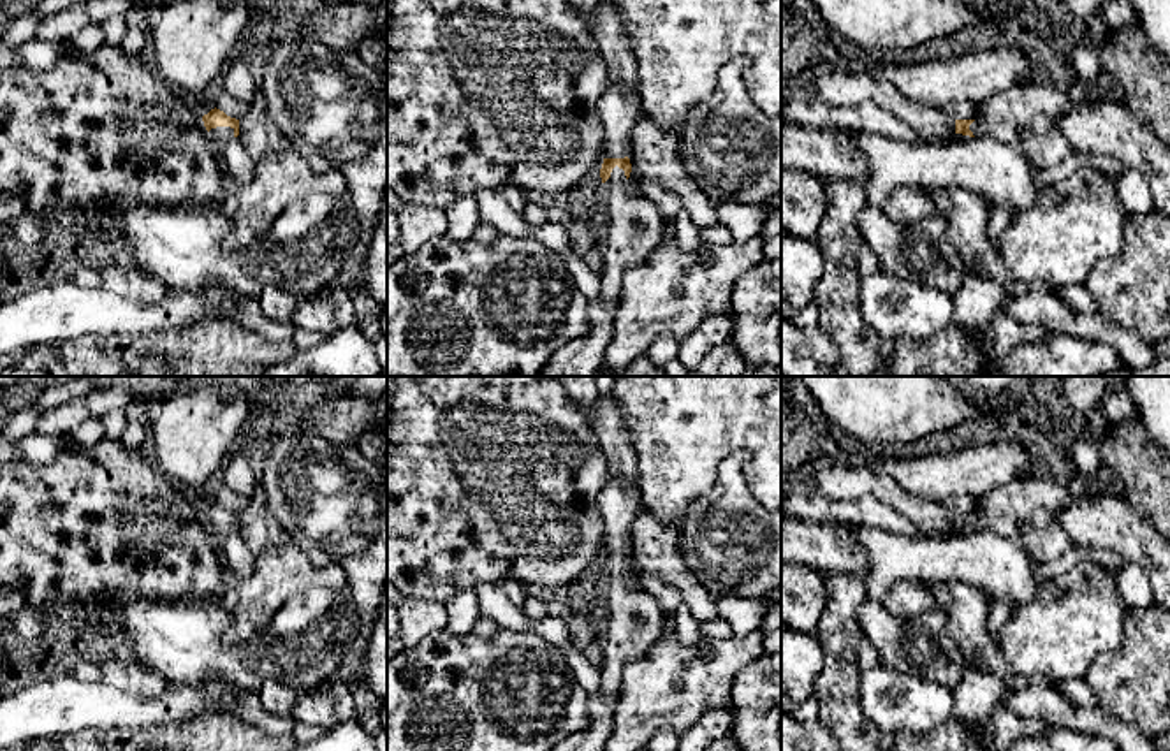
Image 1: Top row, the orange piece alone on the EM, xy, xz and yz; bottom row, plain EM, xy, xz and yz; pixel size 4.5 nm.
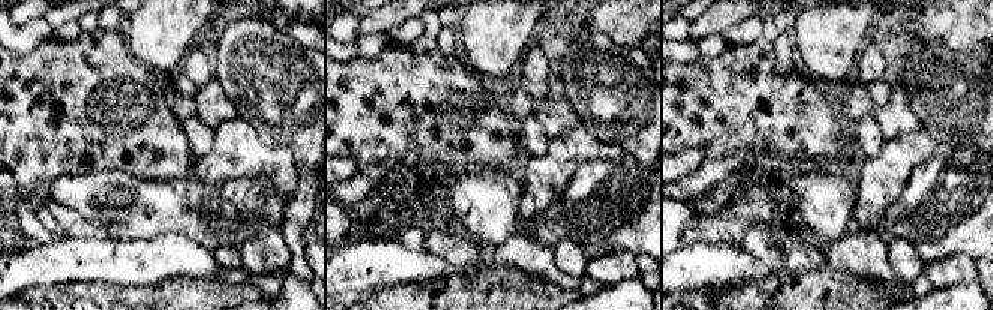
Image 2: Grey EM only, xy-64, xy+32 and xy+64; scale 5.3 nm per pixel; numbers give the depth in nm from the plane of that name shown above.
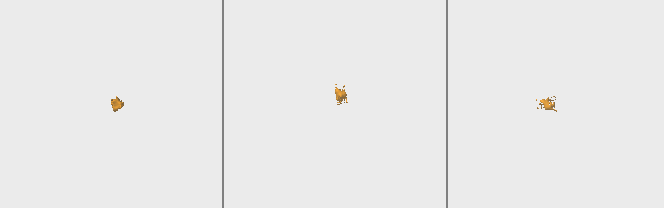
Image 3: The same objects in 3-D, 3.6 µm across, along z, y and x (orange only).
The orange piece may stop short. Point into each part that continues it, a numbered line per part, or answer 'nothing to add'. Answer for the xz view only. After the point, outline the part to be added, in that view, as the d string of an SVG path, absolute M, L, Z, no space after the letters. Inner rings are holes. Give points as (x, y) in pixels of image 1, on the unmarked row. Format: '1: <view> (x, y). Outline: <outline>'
1: xz (618, 503). Outline: M609 477L598 505L605 524L603 552L628 550L632 547L630 524L642 508L640 487L628 487L619 478Z
2: xz (632, 621). Outline: M618 559L603 577L603 621L600 644L603 667L600 689L588 698L589 725L551 751L603 751L614 728L614 707L619 696L623 668L642 658L662 633L665 616L660 602L644 589L633 589L625 565Z

